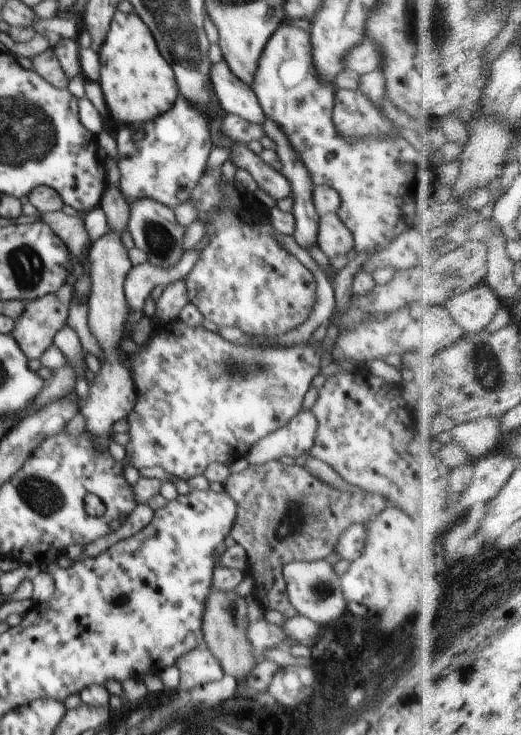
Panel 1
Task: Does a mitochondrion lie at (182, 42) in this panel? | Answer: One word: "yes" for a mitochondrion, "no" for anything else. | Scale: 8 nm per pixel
yes

